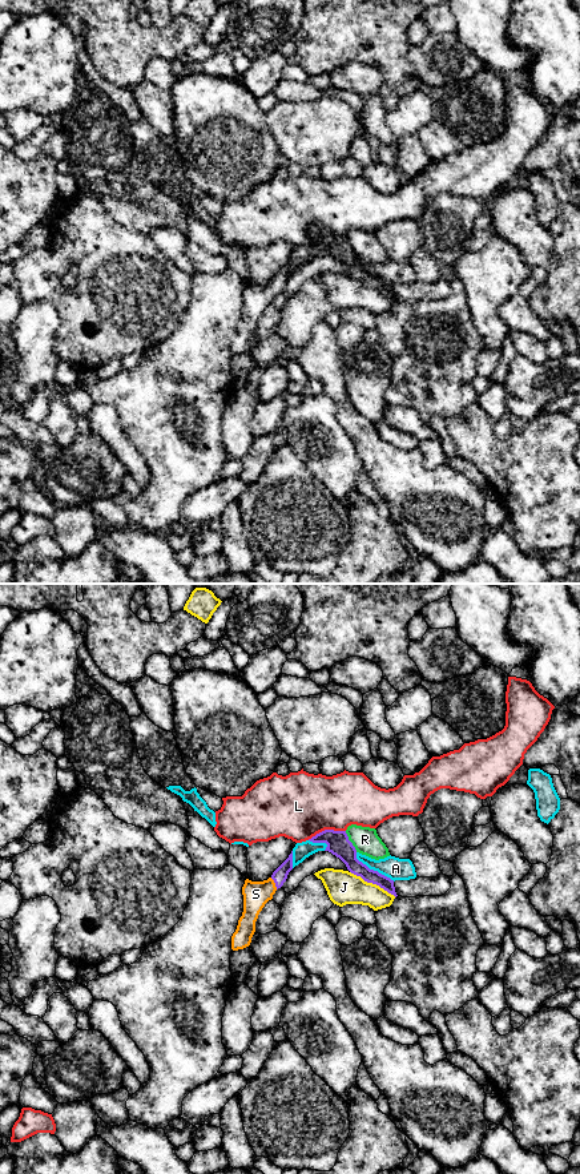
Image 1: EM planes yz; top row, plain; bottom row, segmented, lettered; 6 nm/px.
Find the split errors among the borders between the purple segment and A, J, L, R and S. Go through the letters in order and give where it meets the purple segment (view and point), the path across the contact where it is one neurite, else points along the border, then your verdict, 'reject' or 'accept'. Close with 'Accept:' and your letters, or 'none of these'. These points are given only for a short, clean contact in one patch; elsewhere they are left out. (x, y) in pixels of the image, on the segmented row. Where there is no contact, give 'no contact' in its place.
A: contact yz (373, 870); reject
J: contact yz (373, 883); reject
L: contact yz (326, 830); reject
R: contact yz (350, 842); reject
S: contact yz (274, 882); way yz (280, 875), (274, 882), (264, 891), (256, 894); accept
Accept: S

